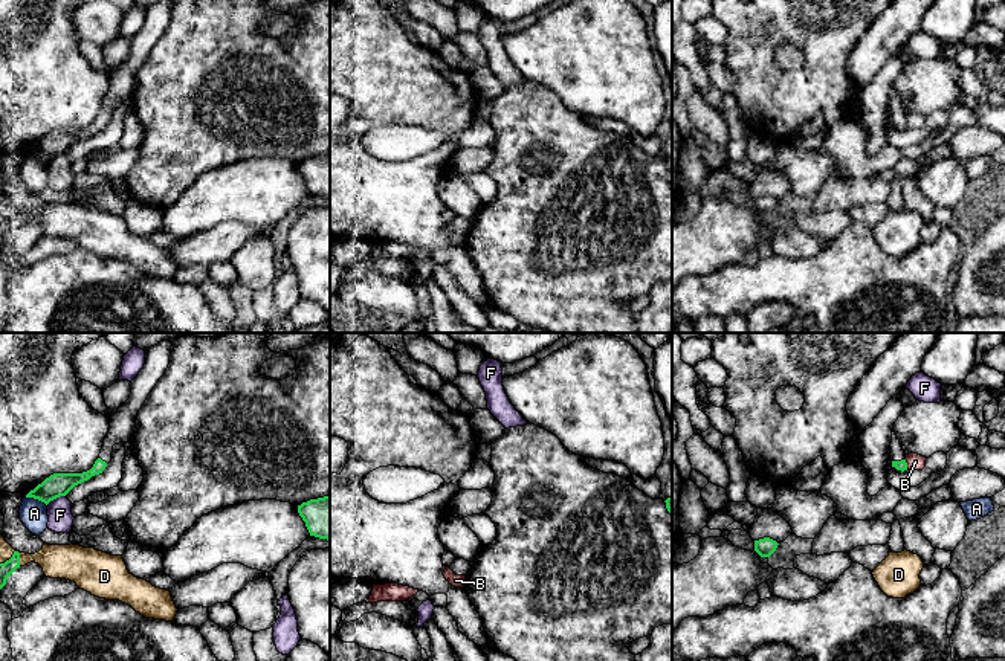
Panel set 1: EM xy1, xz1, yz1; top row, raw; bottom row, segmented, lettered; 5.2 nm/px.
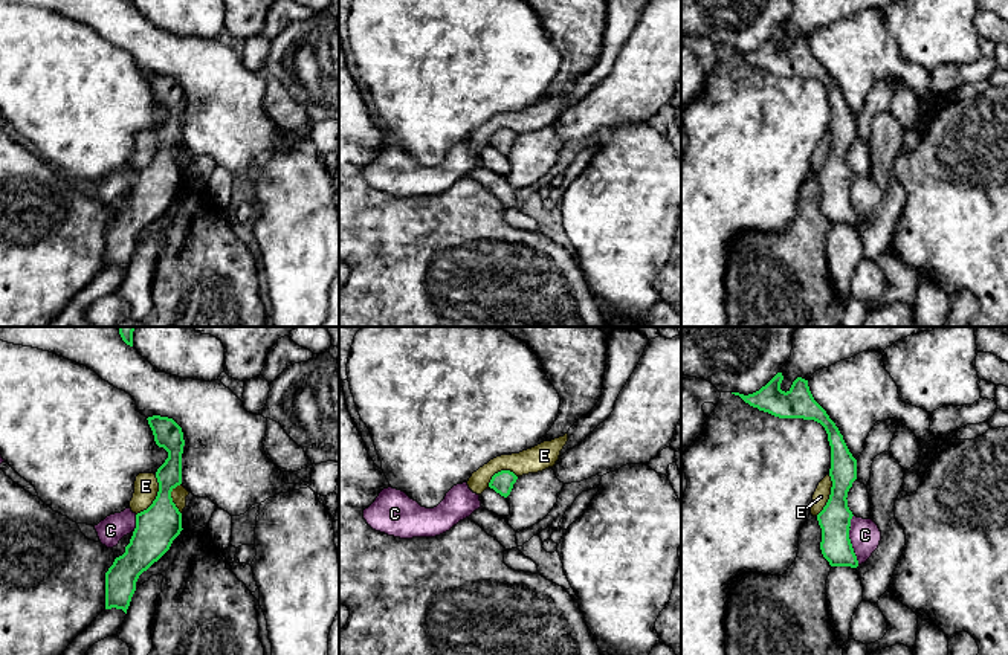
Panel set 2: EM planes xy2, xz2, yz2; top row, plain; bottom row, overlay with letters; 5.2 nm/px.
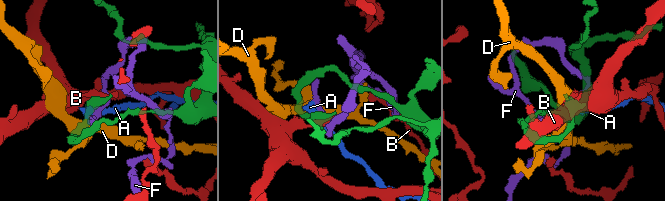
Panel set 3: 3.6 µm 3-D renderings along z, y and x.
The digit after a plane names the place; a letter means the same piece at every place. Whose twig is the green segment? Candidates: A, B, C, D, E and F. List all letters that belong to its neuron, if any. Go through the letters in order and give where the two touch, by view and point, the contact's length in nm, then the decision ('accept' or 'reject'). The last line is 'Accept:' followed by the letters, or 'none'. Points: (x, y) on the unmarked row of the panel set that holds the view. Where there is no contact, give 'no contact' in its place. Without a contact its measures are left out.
A: xy1 (35, 156) | 130 nm | reject
B: yz1 (906, 122) | 50 nm | reject
C: yz2 (849, 197) | 260 nm | reject
D: xy1 (11, 216) | 130 nm | reject
E: xy2 (156, 154) | 240 nm | reject
F: xy1 (55, 156) | 120 nm | reject
Accept: none

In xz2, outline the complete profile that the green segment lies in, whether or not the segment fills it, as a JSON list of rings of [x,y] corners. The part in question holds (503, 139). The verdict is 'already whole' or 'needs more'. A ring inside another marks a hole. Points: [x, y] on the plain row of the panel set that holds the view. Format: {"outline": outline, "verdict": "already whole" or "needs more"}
{"outline": [[[501,128],[492,134],[489,145],[493,147],[501,154],[507,156],[516,137],[518,134],[513,130]]], "verdict": "already whole"}

